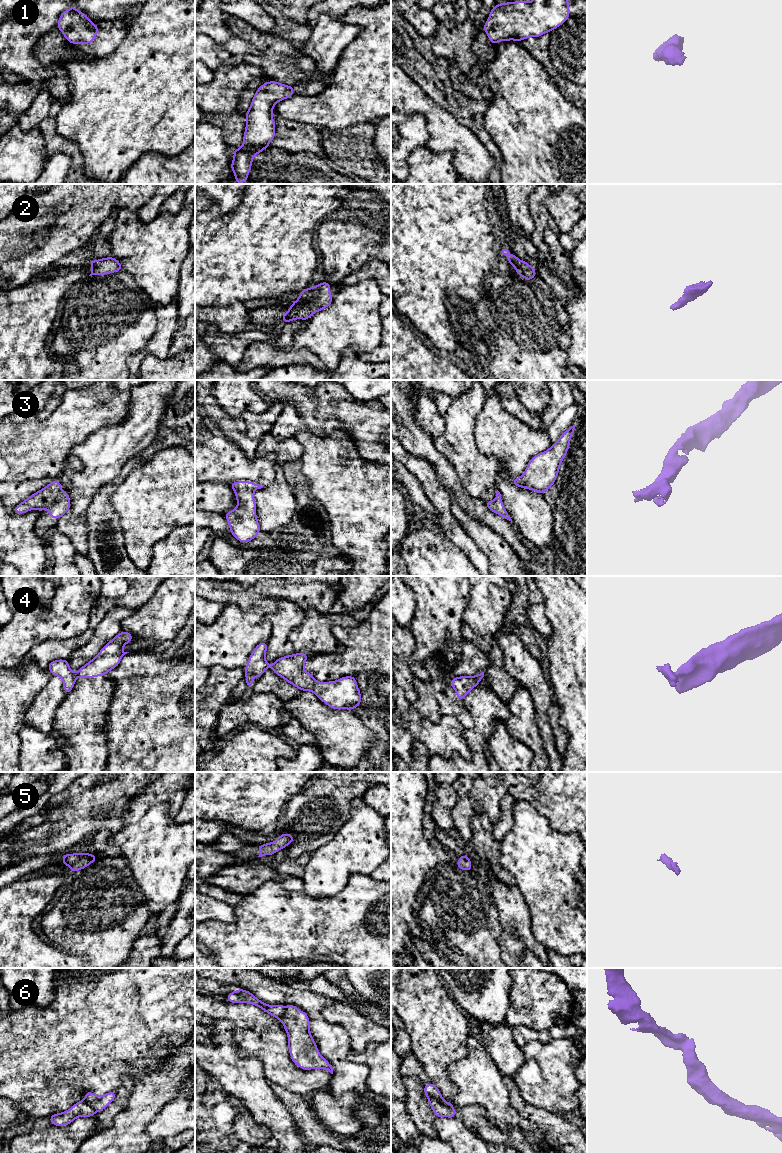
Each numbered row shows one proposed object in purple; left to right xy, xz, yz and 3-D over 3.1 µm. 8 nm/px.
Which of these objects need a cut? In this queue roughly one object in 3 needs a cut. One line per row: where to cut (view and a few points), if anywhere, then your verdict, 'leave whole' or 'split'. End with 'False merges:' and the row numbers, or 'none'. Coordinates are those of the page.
1: no cut | leave whole
2: no cut | leave whole
3: no cut | leave whole
4: xy (74, 673), (77, 676) | split
5: no cut | leave whole
6: yz (428, 1098), (434, 1098), (447, 1103), (453, 1108) | split
False merges: 4, 6

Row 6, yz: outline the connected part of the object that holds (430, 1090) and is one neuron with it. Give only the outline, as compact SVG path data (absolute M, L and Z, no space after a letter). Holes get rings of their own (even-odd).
M431 1082L429 1084L424 1085L423 1087L424 1087L424 1094L427 1099L434 1098L434 1099L436 1099L442 1103L448 1104L454 1108L452 1103L447 1102L443 1099L440 1090L436 1087L436 1085L434 1083Z

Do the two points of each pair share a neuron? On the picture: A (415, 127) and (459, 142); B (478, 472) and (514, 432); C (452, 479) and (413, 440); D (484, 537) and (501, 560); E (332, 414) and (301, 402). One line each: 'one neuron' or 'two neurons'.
A: two neurons
B: two neurons
C: one neuron
D: one neuron
E: one neuron

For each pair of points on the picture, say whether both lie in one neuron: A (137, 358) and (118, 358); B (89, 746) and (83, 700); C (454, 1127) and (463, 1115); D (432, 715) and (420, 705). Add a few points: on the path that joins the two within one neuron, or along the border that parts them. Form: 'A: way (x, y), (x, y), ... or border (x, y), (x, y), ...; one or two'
A: border (144, 347), (127, 358), (128, 369); two
B: way (84, 735), (83, 711); one
C: border (436, 1117), (458, 1117), (477, 1134); two
D: way (429, 712), (423, 706); one

